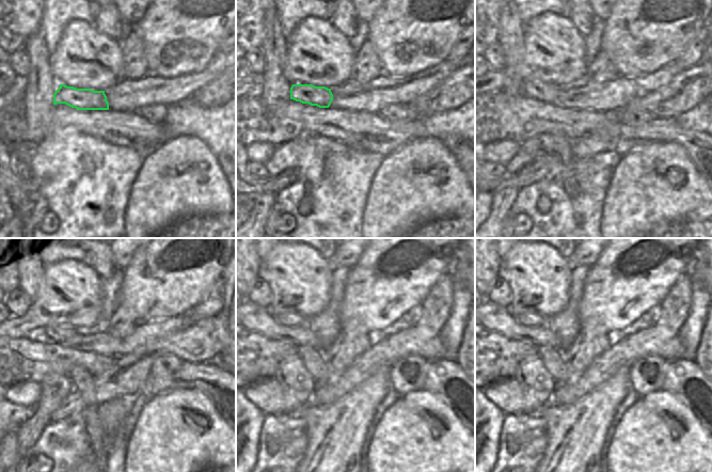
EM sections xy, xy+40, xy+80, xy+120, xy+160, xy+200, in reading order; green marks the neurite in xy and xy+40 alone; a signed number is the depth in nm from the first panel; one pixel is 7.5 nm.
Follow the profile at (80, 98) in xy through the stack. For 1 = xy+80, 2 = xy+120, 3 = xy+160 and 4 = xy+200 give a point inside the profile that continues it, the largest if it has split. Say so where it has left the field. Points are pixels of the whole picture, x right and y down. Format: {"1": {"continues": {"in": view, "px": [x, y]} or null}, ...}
{"1": {"continues": {"in": "xy+80", "px": [535, 90]}}, "2": {"continues": {"in": "xy+120", "px": [59, 332]}}, "3": {"continues": {"in": "xy+160", "px": [290, 319]}}, "4": {"continues": {"in": "xy+200", "px": [531, 319]}}}

